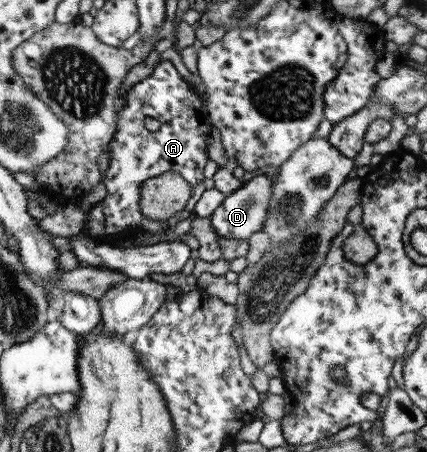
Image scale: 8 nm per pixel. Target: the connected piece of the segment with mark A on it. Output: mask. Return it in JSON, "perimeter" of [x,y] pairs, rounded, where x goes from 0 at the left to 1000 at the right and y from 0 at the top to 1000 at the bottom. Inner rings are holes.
{"perimeter":[[[379,133],[368,139],[358,157],[344,173],[323,179],[309,190],[293,217],[293,239],[272,243],[272,288],[253,316],[260,332],[253,372],[241,383],[239,403],[246,412],[246,434],[237,445],[220,451],[206,465],[206,491],[197,498],[190,515],[213,524],[222,538],[255,538],[272,533],[304,531],[307,507],[316,502],[326,511],[340,513],[391,513],[400,509],[412,493],[433,487],[443,476],[452,473],[452,456],[461,447],[471,427],[480,420],[475,414],[475,367],[480,367],[487,347],[482,341],[480,310],[489,301],[496,285],[492,265],[487,263],[487,246],[471,230],[468,217],[457,208],[452,190],[438,179],[429,177],[405,142],[393,133]],[[340,261],[354,261],[372,270],[372,285],[354,292],[340,285],[335,268]],[[405,376],[419,383],[419,389],[447,412],[447,429],[433,458],[400,478],[389,489],[356,491],[340,478],[333,478],[326,467],[326,420],[330,407],[349,394],[377,387],[382,381]]]}

